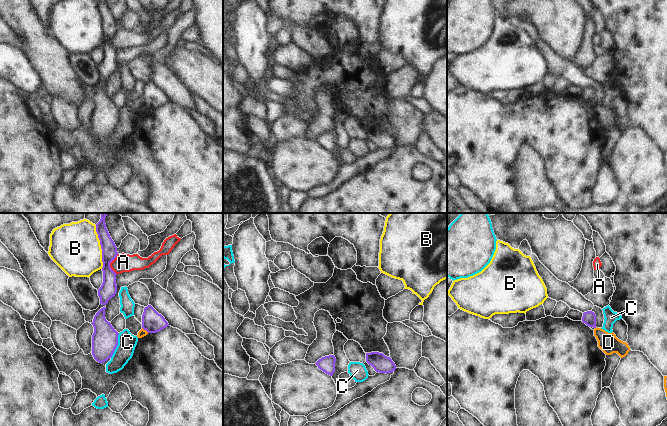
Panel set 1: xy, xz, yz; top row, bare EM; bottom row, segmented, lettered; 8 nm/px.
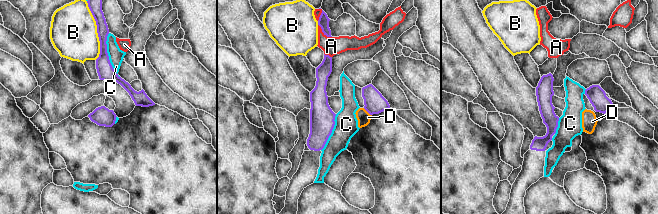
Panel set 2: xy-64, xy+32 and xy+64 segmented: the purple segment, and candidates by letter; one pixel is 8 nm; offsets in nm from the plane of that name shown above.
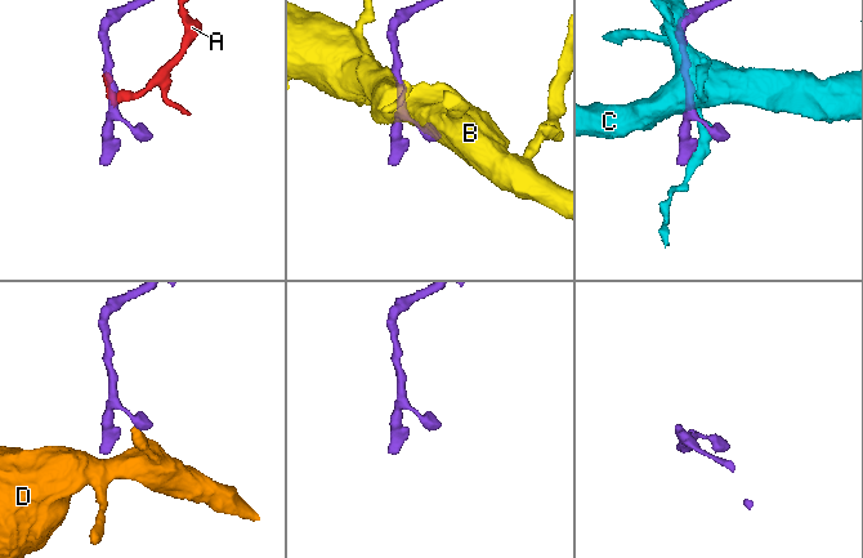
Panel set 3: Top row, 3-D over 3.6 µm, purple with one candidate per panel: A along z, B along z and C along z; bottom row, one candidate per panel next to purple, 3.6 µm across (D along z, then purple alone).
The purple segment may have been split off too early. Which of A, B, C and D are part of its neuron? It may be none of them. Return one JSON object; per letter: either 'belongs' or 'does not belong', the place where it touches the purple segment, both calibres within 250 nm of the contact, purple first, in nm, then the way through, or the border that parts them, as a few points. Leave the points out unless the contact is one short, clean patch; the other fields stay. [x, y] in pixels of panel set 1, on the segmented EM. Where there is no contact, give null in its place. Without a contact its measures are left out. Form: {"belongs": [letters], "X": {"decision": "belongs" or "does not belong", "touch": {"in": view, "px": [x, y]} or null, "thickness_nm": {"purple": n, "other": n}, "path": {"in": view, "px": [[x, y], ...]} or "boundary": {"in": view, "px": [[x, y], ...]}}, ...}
{"belongs": [], "A": {"decision": "does not belong", "touch": {"in": "xy", "px": [109, 264]}, "thickness_nm": {"purple": 140, "other": 140}, "boundary": {"in": "xy", "px": [[118, 254], [110, 263], [110, 268], [116, 274]]}}, "B": {"decision": "does not belong", "touch": {"in": "xy", "px": [101, 247]}, "thickness_nm": {"purple": 130, "other": 400}}, "C": {"decision": "does not belong", "touch": {"in": "xy", "px": [117, 344]}, "thickness_nm": {"purple": 200, "other": 150}}, "D": {"decision": "does not belong", "touch": {"in": "xy", "px": [145, 329]}, "thickness_nm": {"purple": 170, "other": 60}, "boundary": {"in": "xy", "px": [[142, 327], [148, 332]]}}}

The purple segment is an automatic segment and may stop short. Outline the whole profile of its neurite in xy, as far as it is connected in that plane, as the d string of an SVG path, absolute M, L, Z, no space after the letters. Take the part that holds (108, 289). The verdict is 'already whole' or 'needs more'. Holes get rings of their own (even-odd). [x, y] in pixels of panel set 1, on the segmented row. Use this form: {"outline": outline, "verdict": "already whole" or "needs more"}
{"outline": "M101 213L101 219L96 224L96 232L100 240L102 249L102 262L103 262L103 283L98 289L98 296L100 298L100 304L106 305L108 301L115 296L117 292L116 285L116 273L111 269L110 263L118 255L117 247L110 237L110 234L106 228L105 218L107 214Z", "verdict": "already whole"}

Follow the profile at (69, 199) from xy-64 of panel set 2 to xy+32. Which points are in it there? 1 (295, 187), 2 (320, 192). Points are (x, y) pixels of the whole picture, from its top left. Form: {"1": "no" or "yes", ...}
{"1": "no", "2": "yes"}

